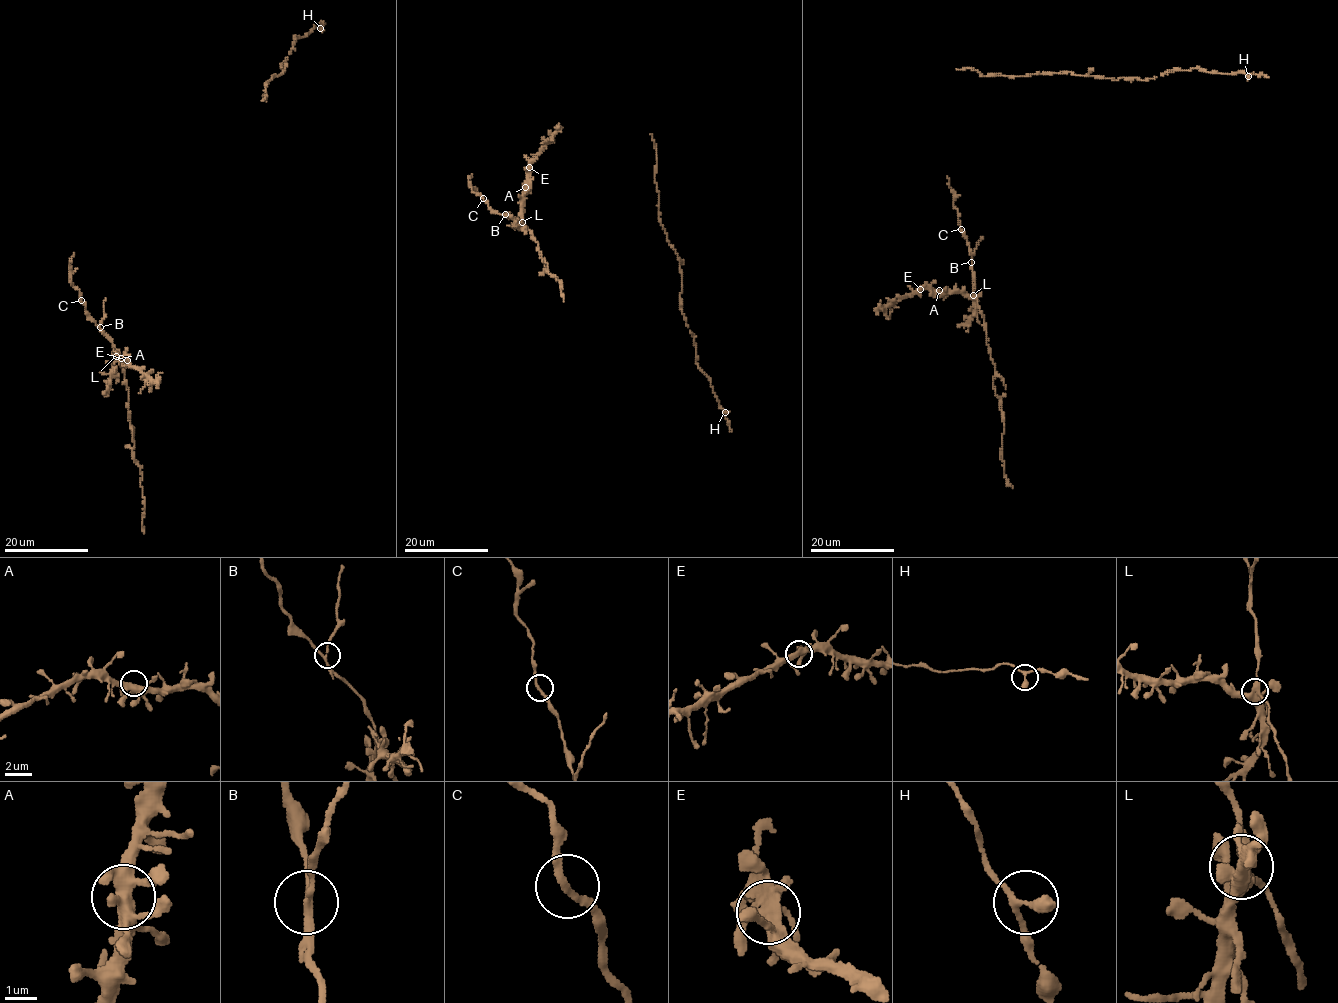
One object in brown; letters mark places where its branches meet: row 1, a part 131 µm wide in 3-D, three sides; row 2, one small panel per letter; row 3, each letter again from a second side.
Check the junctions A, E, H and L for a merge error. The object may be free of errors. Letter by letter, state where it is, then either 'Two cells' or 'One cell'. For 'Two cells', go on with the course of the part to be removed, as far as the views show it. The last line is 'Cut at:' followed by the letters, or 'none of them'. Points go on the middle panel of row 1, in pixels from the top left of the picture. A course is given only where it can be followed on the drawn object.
A: Place: (525, 187). One cell
E: Place: (529, 167). One cell
H: Place: (725, 412). One cell
L: Place: (522, 222). Two cells. Course of the part to remove: (522, 222), (537, 243), (547, 271), (561, 284), (564, 302)
Cut at: L

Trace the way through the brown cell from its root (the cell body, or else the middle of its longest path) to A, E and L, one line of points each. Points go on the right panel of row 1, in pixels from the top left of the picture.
A: (960, 228), (965, 235), (971, 255), (973, 294), (965, 296), (960, 292), (939, 290)
E: (960, 228), (965, 235), (971, 255), (973, 294), (965, 296), (960, 292), (920, 289)
L: (960, 228), (965, 235), (971, 255), (973, 295)

